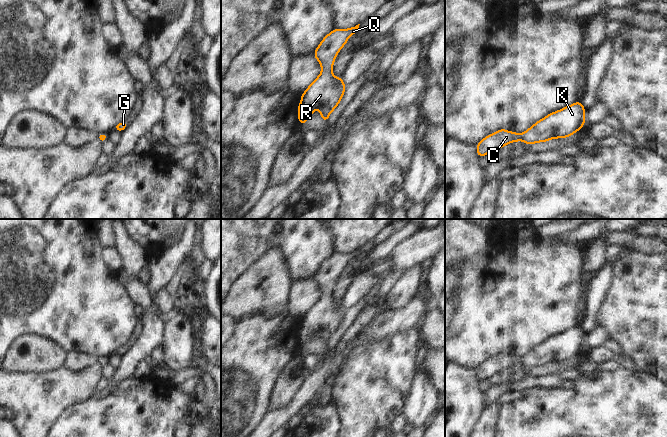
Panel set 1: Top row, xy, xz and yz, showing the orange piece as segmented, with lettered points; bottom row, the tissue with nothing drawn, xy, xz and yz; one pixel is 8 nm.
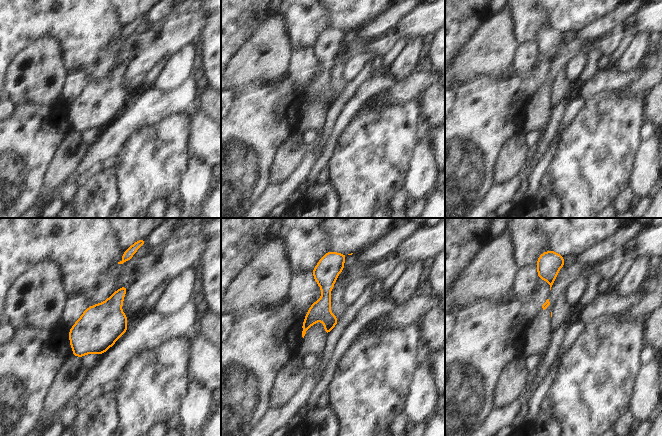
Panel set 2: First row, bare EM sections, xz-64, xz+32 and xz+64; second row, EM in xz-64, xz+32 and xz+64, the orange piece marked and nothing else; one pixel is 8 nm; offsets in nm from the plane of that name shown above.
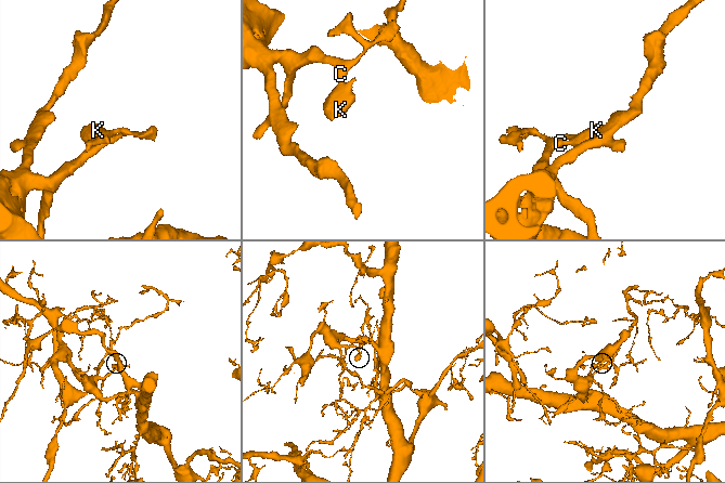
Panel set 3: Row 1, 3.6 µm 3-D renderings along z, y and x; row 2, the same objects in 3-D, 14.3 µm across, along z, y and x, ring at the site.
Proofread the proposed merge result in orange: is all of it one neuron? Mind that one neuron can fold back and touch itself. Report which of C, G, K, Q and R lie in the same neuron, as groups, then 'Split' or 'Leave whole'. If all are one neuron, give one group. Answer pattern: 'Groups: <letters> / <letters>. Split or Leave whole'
Groups: C G K Q R. Leave whole.

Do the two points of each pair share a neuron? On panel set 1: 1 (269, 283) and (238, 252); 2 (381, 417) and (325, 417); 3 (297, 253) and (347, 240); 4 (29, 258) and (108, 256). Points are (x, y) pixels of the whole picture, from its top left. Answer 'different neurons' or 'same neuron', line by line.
1: different neurons
2: different neurons
3: different neurons
4: different neurons

